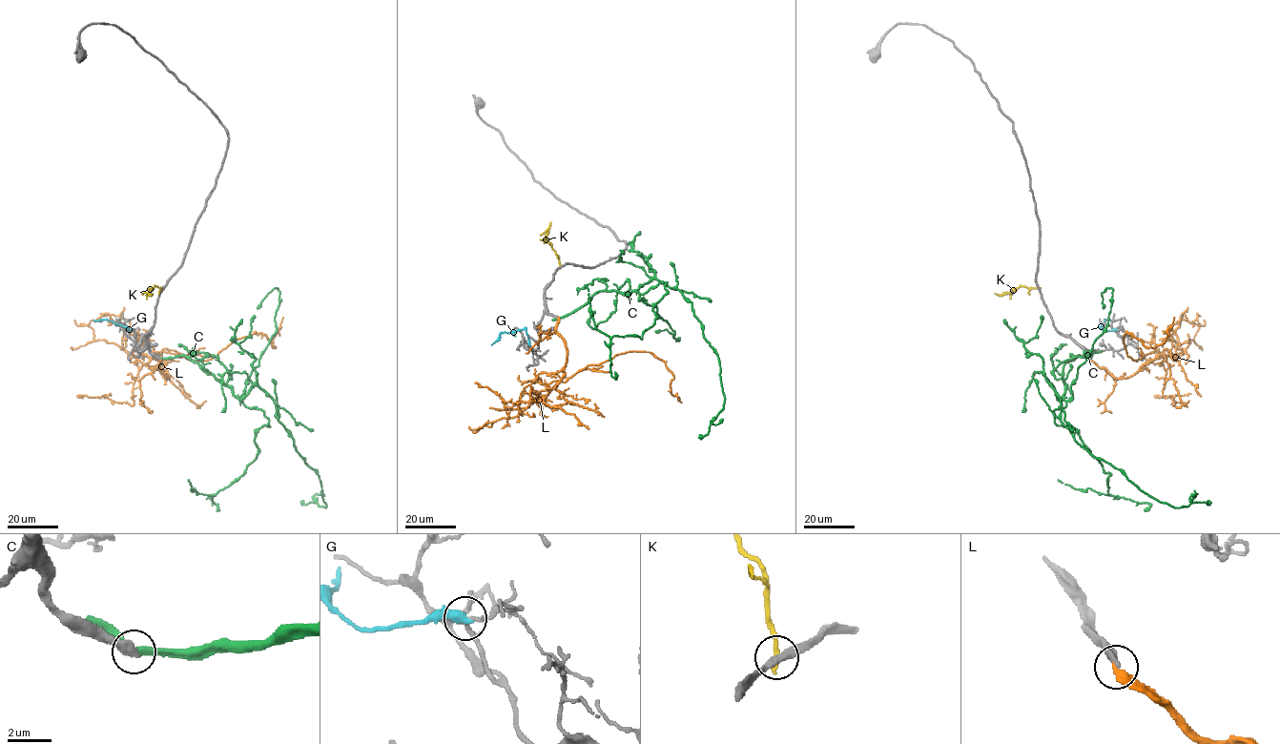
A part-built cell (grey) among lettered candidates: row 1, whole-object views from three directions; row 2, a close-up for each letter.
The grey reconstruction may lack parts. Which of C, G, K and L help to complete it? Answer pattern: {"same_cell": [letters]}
{"same_cell": ["L"]}

